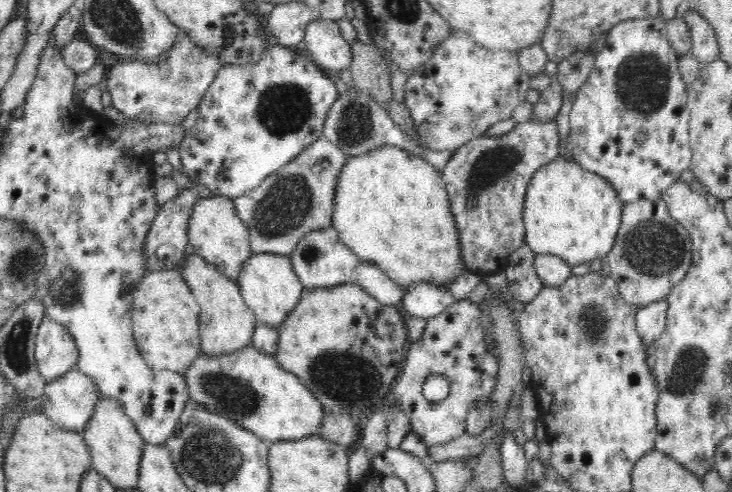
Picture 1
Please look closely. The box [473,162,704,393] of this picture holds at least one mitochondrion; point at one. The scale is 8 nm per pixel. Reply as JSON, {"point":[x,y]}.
{"point":[655,248]}

